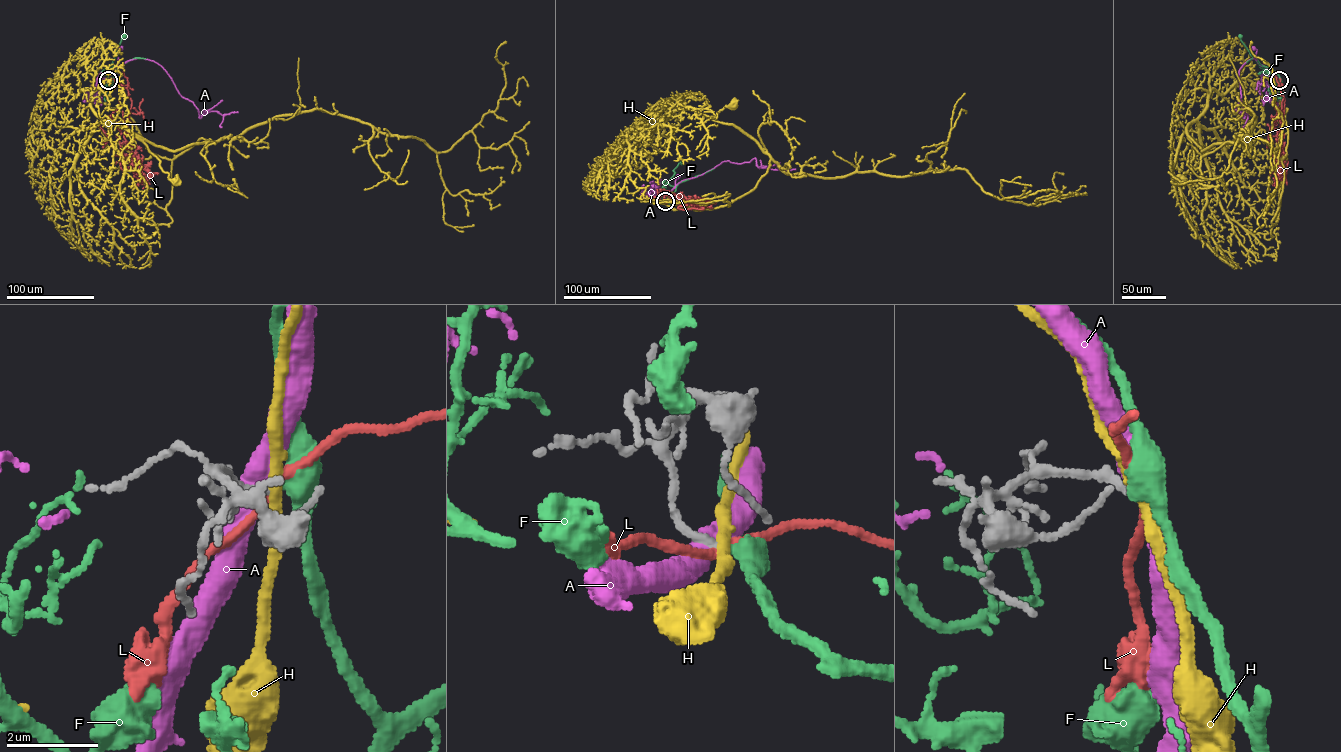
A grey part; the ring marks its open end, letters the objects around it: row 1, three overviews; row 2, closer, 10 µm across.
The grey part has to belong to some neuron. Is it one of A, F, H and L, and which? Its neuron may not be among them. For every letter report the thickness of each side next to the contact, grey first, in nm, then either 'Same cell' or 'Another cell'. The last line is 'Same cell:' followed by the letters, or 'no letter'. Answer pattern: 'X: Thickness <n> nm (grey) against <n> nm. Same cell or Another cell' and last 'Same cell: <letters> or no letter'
A: Thickness 200 nm (grey) against 440 nm. Another cell
F: Thickness 180 nm (grey) against 440 nm. Same cell
H: Thickness 190 nm (grey) against 240 nm. Another cell
L: Thickness 190 nm (grey) against 190 nm. Another cell
Same cell: F

